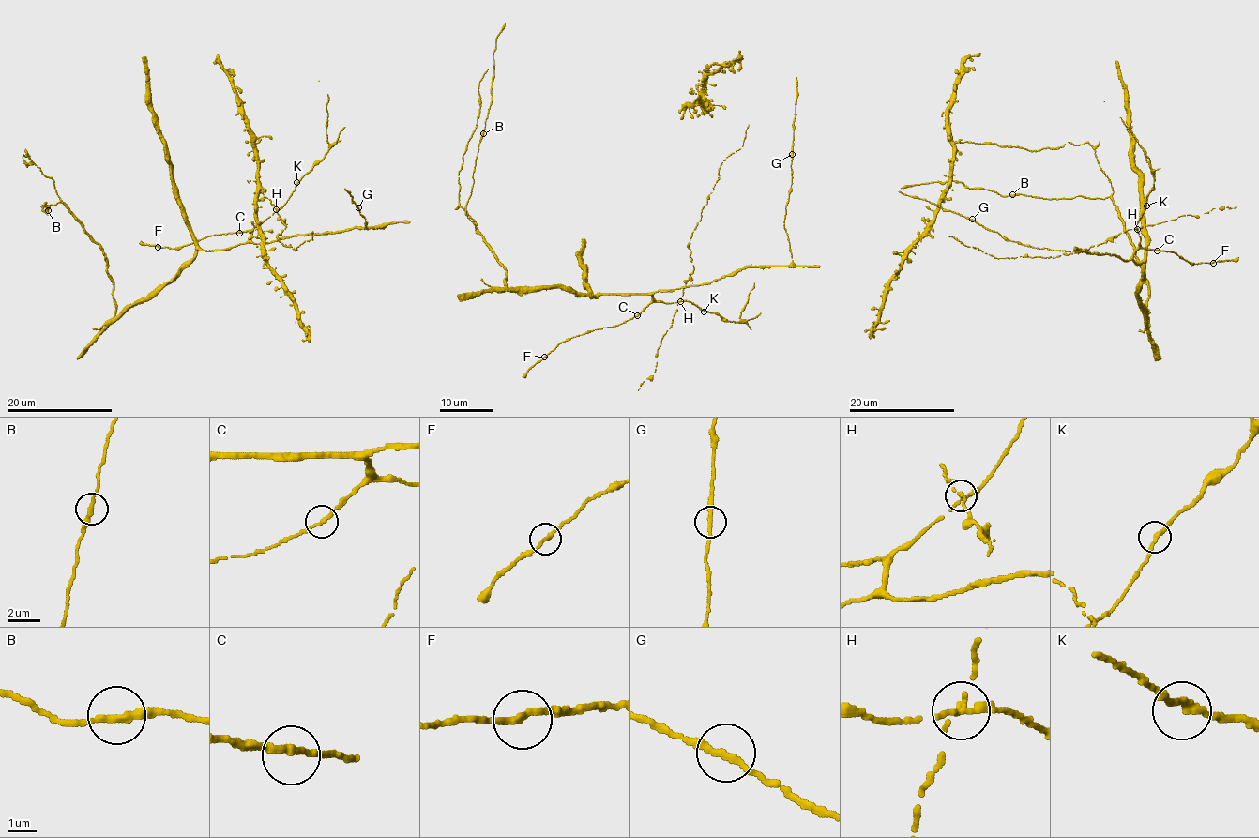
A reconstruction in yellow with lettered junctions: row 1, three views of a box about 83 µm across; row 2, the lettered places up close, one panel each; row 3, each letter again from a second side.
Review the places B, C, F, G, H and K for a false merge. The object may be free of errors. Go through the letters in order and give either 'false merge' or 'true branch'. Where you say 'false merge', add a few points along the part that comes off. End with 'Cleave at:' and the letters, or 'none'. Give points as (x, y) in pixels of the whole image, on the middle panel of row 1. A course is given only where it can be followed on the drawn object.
B: true branch
C: true branch
F: true branch
G: true branch
H: false merge; foreign part runs (680, 301), (694, 269), (689, 242), (719, 178), (719, 168), (743, 144), (748, 125)
K: true branch
Cleave at: H

